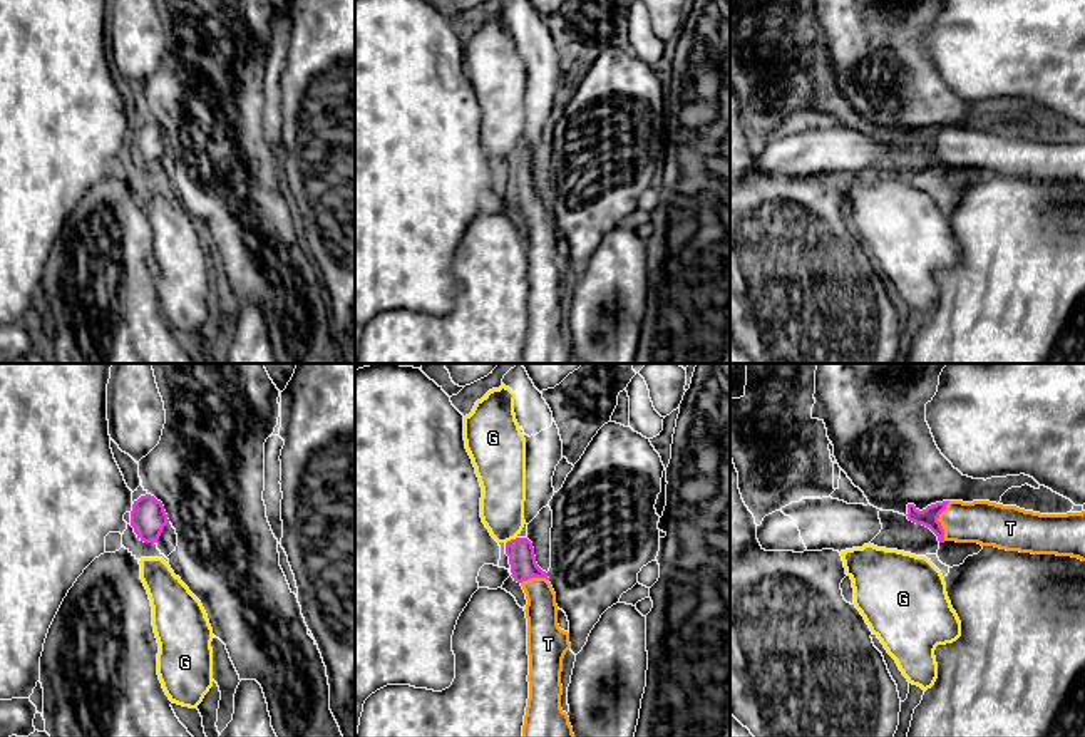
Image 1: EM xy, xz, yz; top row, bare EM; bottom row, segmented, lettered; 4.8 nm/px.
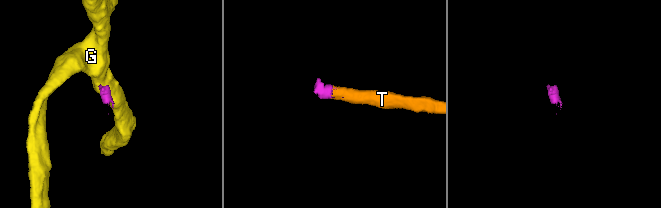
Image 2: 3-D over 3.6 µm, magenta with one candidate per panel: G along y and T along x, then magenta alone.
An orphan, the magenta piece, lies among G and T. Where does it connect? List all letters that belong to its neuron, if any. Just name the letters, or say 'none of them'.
T

